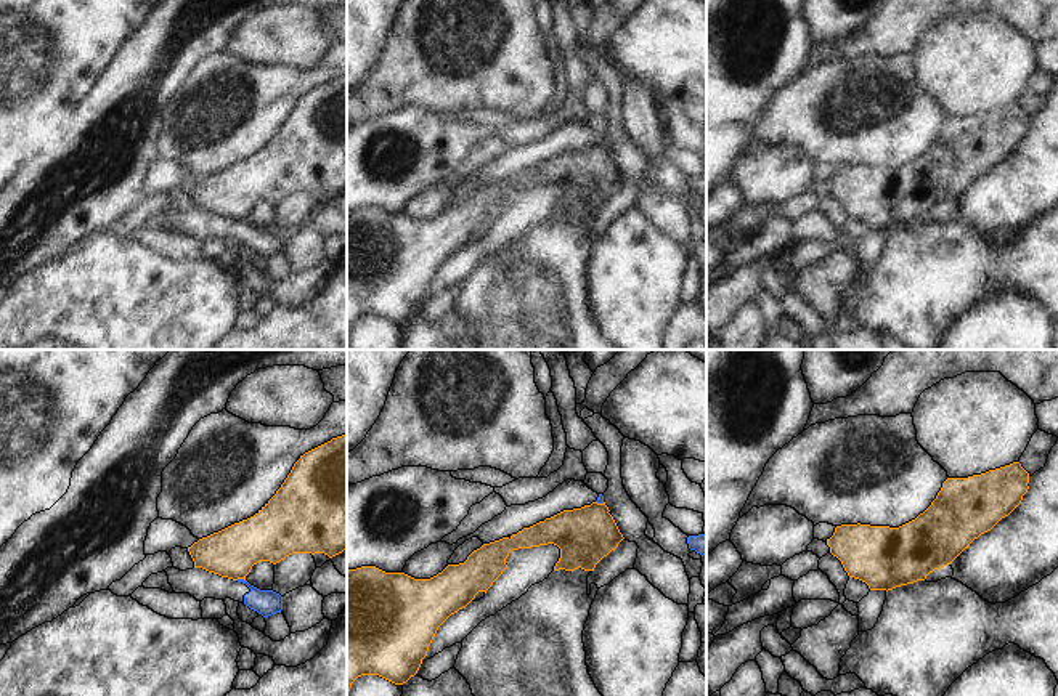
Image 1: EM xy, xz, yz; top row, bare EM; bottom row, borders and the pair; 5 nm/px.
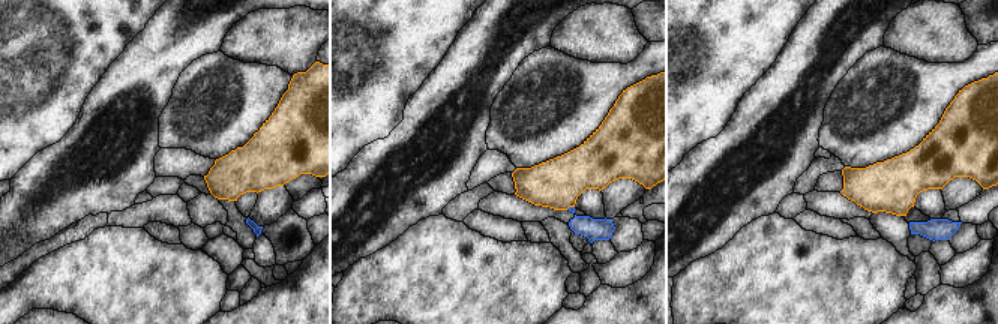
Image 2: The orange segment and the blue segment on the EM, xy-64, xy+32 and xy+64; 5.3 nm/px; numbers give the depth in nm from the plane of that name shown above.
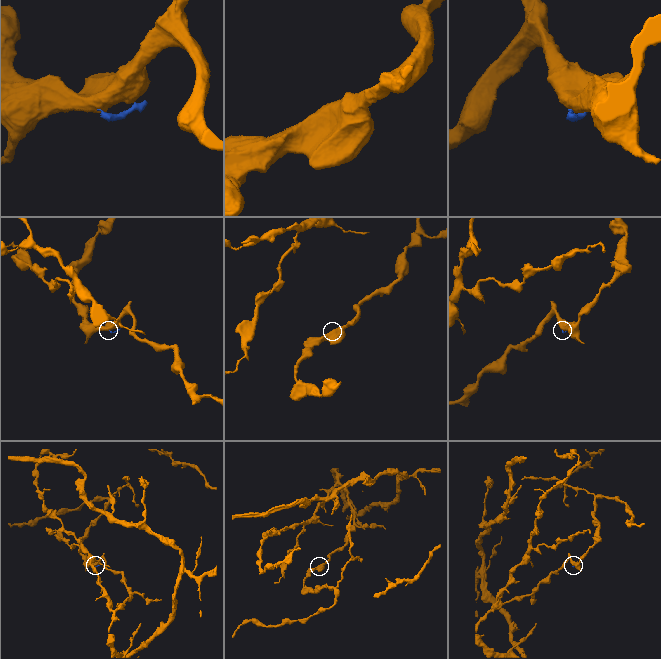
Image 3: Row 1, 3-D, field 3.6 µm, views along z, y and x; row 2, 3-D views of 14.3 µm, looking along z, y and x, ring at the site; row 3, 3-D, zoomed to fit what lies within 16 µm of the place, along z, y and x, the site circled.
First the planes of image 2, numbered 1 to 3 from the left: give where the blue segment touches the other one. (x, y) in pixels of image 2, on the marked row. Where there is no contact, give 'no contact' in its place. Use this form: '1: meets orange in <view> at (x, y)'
1: no contact
2: meets orange in xy+32 at (569, 206)
3: no contact

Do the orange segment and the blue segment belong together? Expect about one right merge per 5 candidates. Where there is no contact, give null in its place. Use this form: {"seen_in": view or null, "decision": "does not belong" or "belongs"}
{"seen_in": "xy", "decision": "does not belong"}

